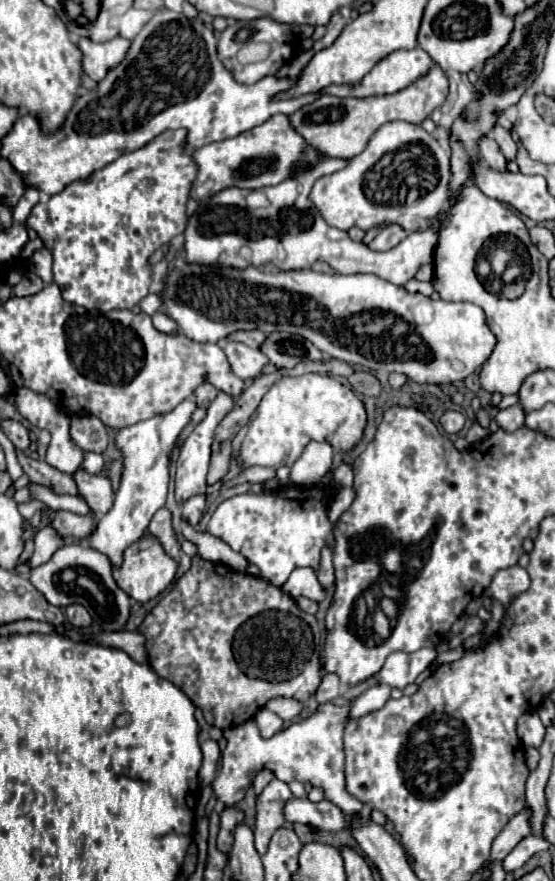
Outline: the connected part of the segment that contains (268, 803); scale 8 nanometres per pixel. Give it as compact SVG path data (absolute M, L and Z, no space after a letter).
M273 779L259 795L257 795L257 827L255 827L255 847L259 855L265 855L271 835L285 823L283 807L293 799L287 783Z

